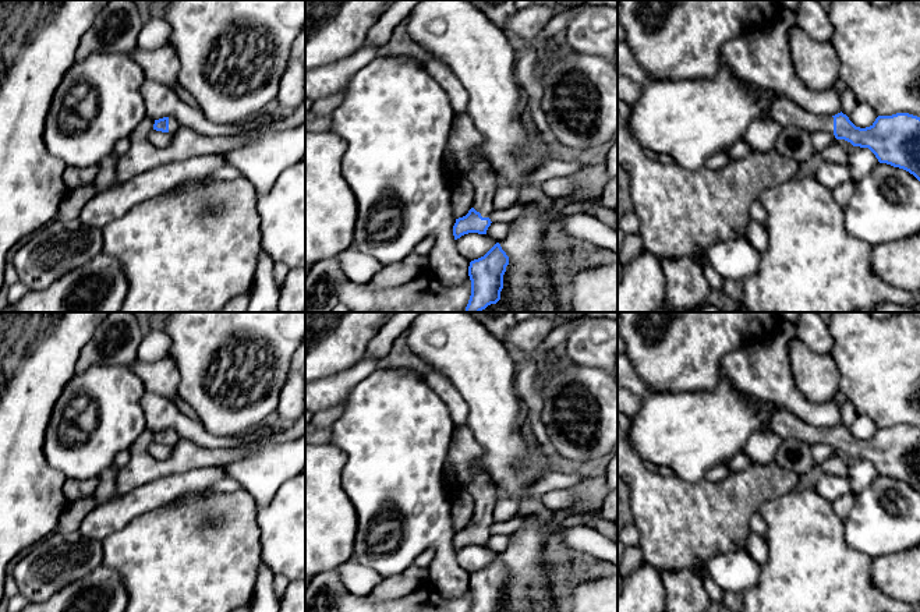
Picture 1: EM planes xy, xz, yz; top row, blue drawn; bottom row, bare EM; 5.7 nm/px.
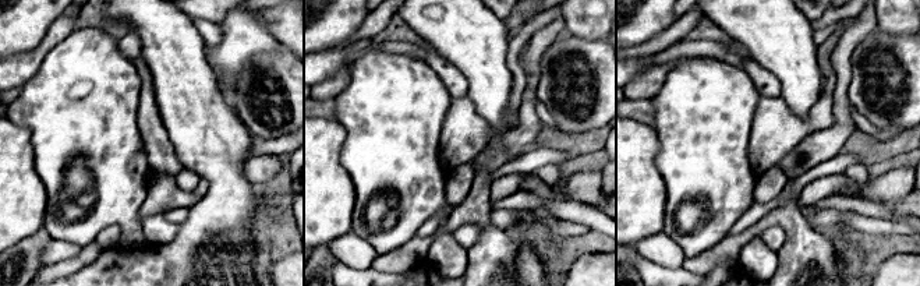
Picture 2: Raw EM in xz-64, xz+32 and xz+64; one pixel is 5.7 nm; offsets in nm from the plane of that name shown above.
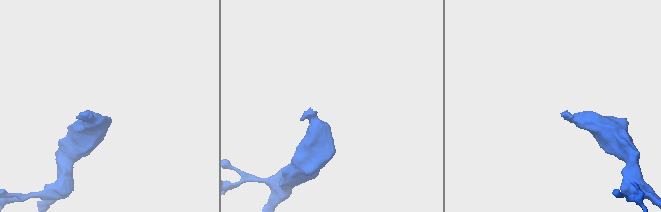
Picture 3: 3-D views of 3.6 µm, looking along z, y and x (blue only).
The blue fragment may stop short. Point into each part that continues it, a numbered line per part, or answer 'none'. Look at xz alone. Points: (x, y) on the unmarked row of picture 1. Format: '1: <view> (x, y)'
1: xz (481, 488)

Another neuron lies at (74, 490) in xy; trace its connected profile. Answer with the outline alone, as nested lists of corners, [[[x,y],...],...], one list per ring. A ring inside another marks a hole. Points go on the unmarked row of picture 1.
[[[99,475],[88,480],[71,480],[64,482],[64,496],[68,503],[92,496],[99,484]]]

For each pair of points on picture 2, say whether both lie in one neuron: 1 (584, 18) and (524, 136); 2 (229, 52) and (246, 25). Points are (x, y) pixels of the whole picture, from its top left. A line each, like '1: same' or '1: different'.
1: different
2: same

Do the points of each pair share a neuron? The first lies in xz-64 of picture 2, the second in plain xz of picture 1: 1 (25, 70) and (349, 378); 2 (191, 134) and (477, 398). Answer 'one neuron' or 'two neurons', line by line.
1: one neuron
2: one neuron

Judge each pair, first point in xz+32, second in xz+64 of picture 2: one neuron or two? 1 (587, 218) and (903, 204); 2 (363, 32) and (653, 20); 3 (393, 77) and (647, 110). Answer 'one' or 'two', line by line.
1: two
2: two
3: two

